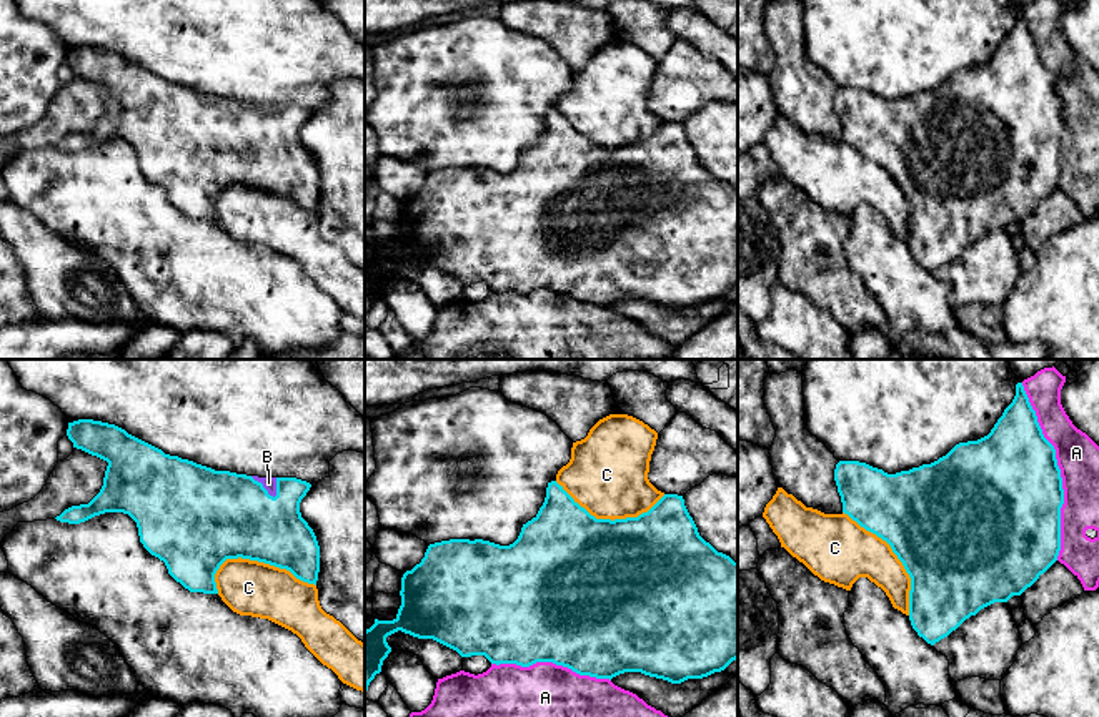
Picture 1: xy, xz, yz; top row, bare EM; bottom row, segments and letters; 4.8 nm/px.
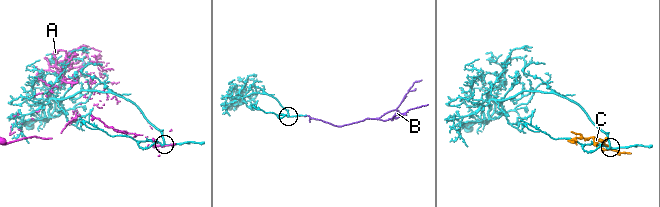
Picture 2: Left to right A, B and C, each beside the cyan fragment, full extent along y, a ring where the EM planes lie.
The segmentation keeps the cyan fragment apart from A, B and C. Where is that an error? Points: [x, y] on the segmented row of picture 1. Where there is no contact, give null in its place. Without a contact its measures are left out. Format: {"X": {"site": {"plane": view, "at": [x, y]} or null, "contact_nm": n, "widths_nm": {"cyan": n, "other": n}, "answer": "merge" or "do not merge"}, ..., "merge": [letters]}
{"A": {"site": {"plane": "yz", "at": [1059, 471]}, "contact_nm": 850, "widths_nm": {"cyan": 500, "other": 200}, "answer": "do not merge"}, "B": {"site": {"plane": "xy", "at": [263, 488]}, "contact_nm": 160, "widths_nm": {"cyan": 420, "other": 60}, "answer": "merge"}, "C": {"site": {"plane": "xy", "at": [263, 561]}, "contact_nm": 500, "widths_nm": {"cyan": 380, "other": 280}, "answer": "do not merge"}, "merge": ["B"]}

